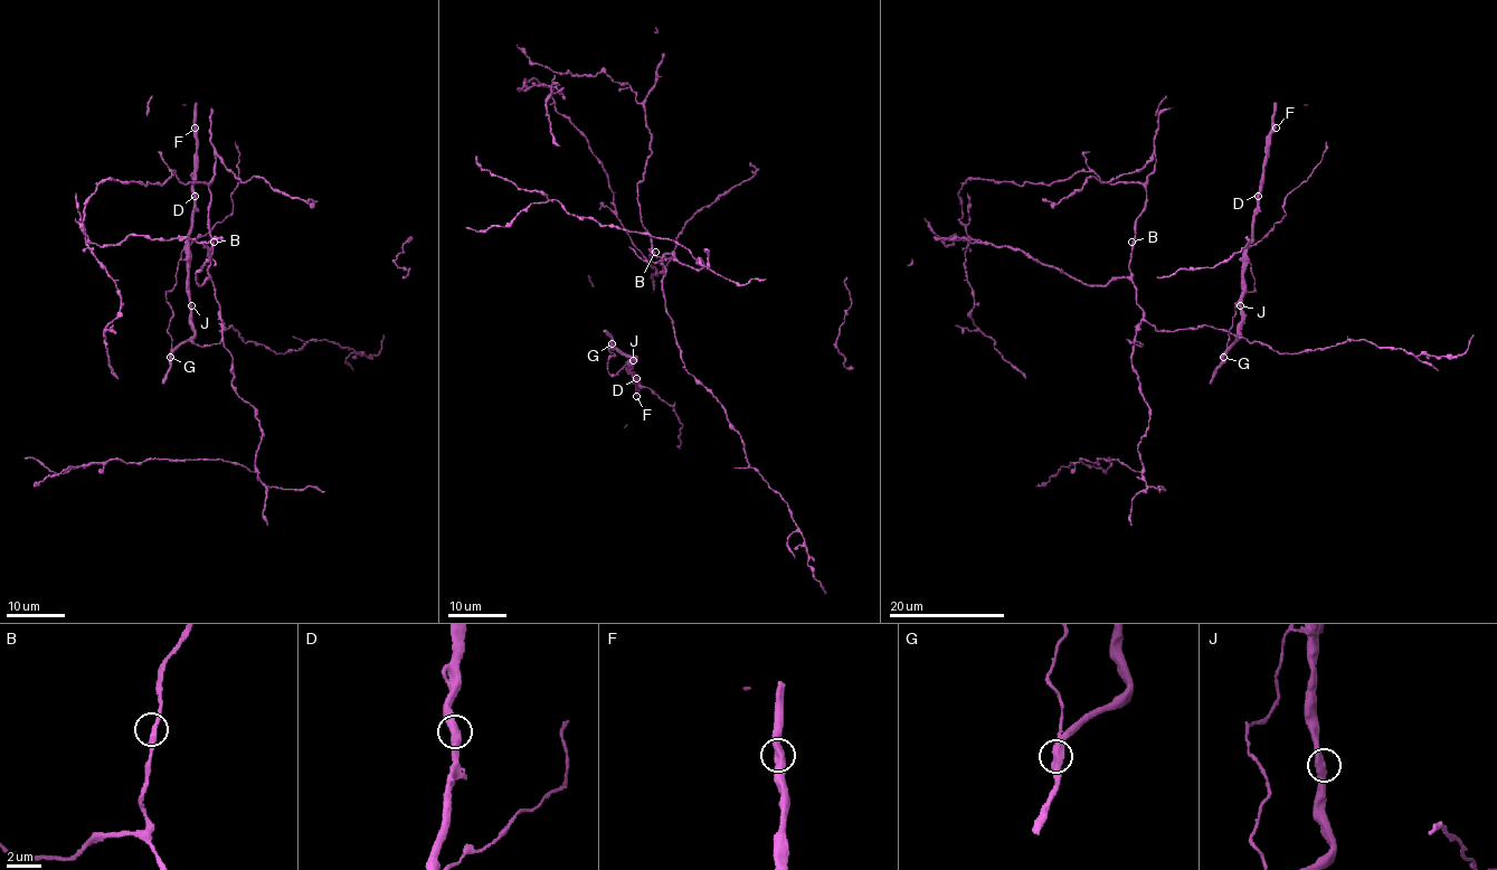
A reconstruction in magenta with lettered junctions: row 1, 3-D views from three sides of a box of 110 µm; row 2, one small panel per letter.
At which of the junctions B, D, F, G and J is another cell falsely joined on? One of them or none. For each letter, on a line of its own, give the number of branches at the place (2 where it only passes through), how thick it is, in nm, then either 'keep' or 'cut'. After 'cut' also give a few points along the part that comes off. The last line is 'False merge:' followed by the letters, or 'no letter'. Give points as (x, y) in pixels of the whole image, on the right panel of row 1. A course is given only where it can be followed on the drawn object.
B: 2 | 300 nm | keep
D: 2 | 480 nm | keep
F: 2 | 500 nm | keep
G: 2 | 500 nm | cut | (1223, 358), (1234, 305), (1253, 291), (1247, 251), (1282, 218), (1284, 198), (1307, 179), (1326, 142)
J: 2 | 500 nm | keep
False merge: G

